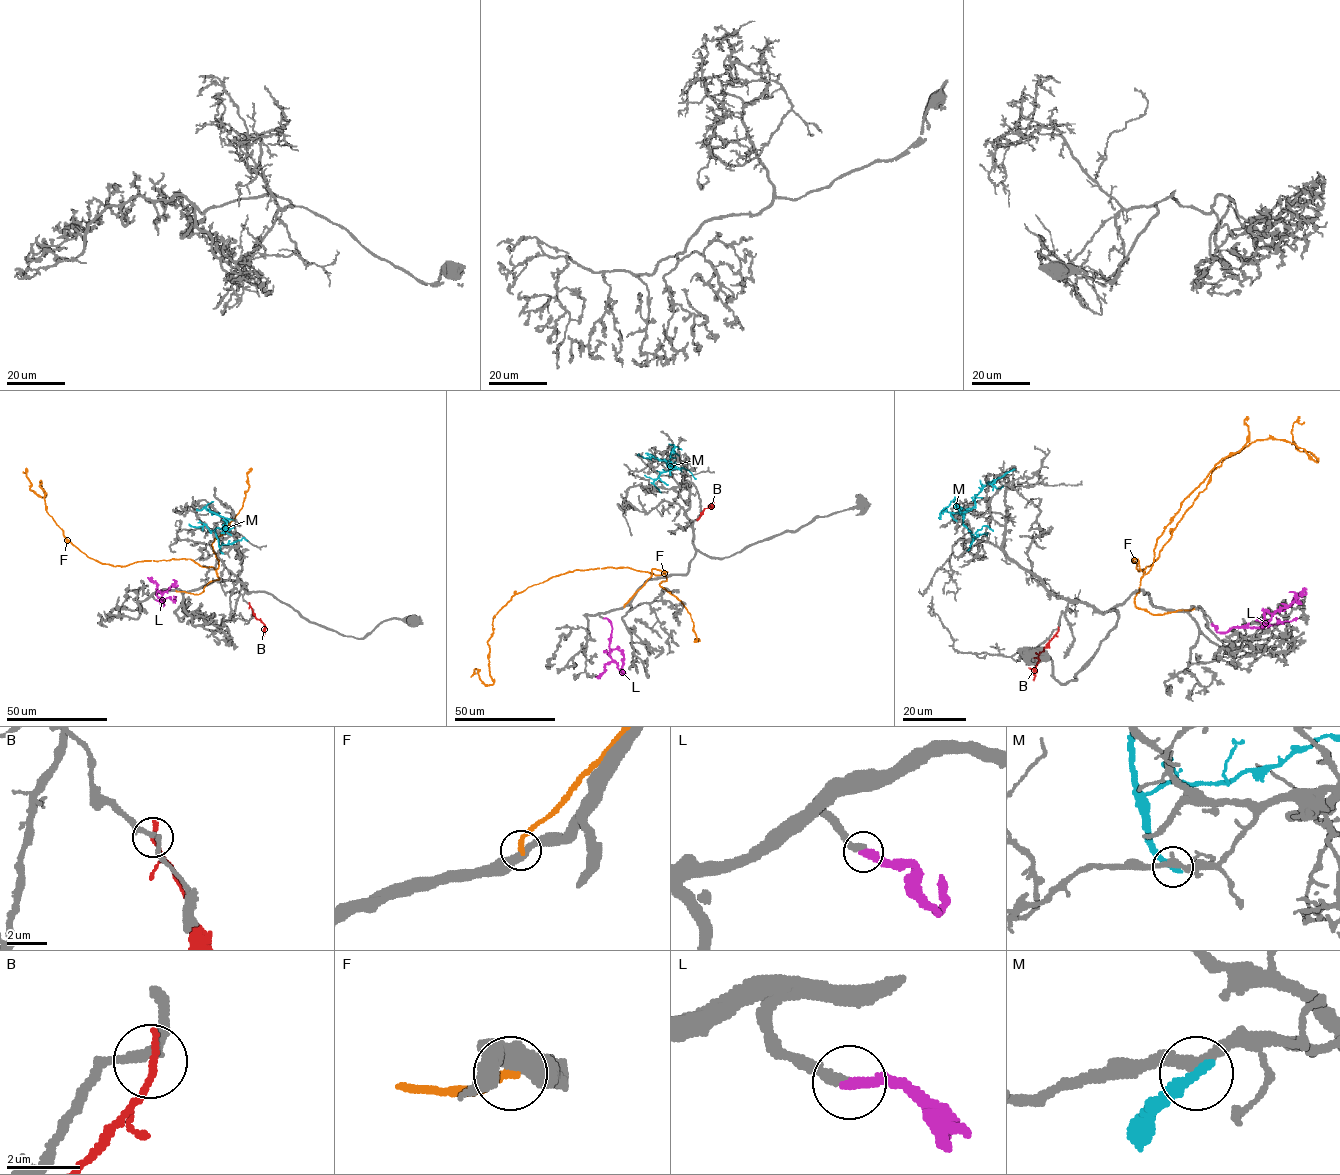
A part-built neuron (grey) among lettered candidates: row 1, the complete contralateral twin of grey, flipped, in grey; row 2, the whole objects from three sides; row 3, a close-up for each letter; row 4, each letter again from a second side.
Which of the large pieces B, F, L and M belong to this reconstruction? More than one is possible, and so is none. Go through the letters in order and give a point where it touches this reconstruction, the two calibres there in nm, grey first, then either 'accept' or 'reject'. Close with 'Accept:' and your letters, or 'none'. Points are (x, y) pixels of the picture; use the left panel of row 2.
B: contact (249, 604); calibres 220 and 240 nm; reject
F: contact (176, 590); calibres 460 and 240 nm; reject
L: contact (156, 600); calibres 280 and 320 nm; accept
M: contact (222, 553); calibres 280 and 360 nm; reject
Accept: L

